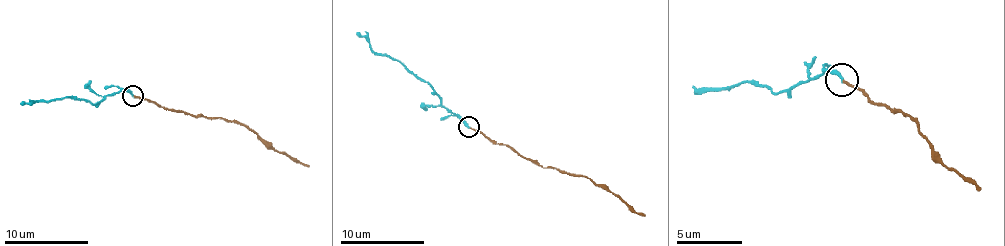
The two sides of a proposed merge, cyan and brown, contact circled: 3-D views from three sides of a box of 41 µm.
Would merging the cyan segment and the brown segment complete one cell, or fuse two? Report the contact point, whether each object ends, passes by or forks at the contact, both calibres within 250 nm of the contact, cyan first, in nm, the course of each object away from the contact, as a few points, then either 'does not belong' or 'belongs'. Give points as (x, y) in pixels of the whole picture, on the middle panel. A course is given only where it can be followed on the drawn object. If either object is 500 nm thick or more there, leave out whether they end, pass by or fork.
(469, 127) | cyan ends | brown ends | 280/140 nm | cyan via (468, 126), (453, 116), (428, 84), (416, 78), (399, 61), (378, 55), (357, 32) | brown via (470, 128), (508, 145), (543, 168), (581, 174), (644, 216) | belongs

